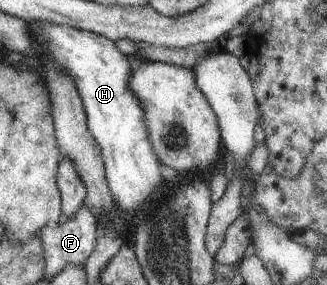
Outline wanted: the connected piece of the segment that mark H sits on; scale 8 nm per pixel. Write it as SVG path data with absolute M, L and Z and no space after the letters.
M44 20L28 24L31 35L46 47L46 57L54 61L58 73L72 77L80 91L88 131L100 147L108 189L120 211L134 215L144 209L144 205L154 203L159 187L167 181L160 173L160 161L148 141L148 129L144 129L143 106L136 93L128 89L133 64L114 47L112 40L100 34Z

